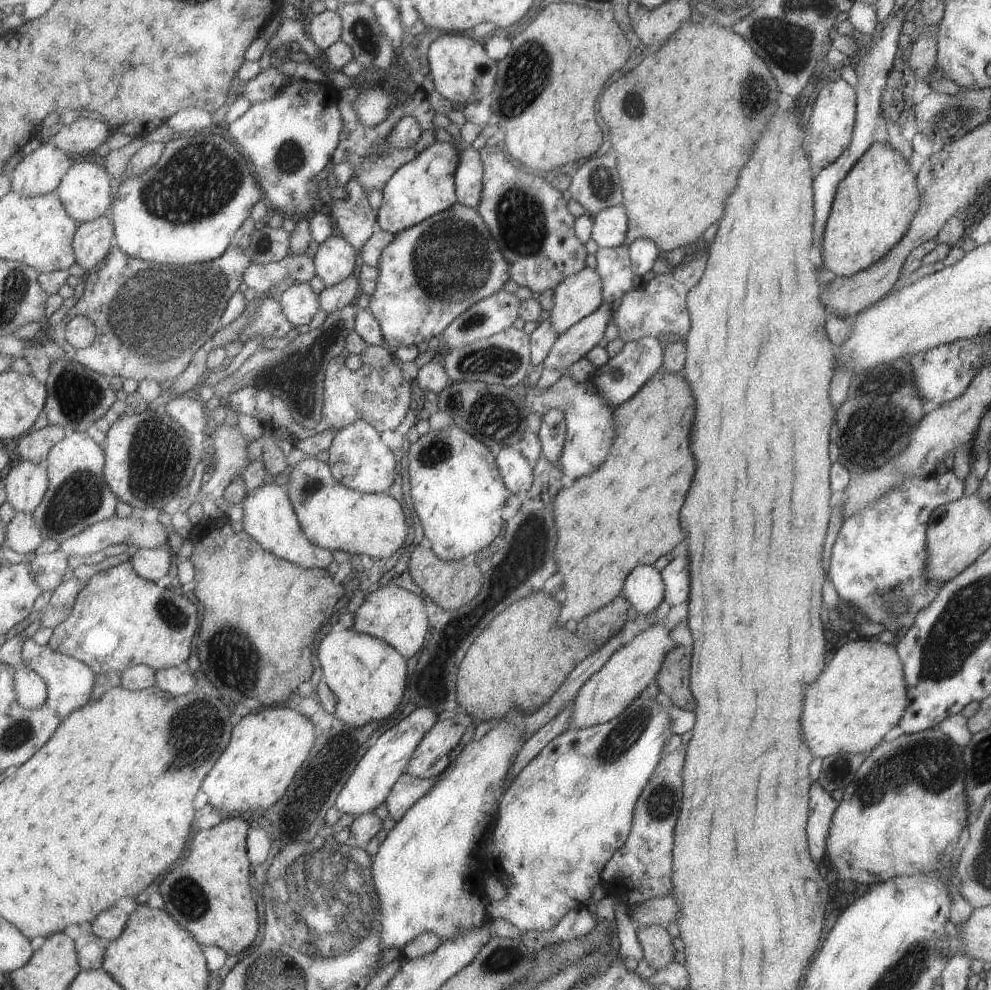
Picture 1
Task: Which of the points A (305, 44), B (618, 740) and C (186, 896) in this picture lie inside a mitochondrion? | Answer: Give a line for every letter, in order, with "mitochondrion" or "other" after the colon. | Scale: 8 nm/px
A: other
B: mitochondrion
C: mitochondrion

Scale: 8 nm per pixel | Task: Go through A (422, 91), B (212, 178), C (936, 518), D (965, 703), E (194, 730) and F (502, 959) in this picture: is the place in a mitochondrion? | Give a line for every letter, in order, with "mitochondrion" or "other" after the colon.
A: other
B: mitochondrion
C: other
D: other
E: mitochondrion
F: mitochondrion

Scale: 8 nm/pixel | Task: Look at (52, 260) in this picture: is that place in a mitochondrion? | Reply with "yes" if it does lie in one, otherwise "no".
no

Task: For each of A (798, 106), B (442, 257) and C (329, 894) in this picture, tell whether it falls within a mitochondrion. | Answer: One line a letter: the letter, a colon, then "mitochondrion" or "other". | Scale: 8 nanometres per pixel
A: other
B: mitochondrion
C: mitochondrion

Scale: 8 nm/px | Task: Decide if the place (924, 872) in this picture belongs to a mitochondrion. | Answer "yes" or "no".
no

